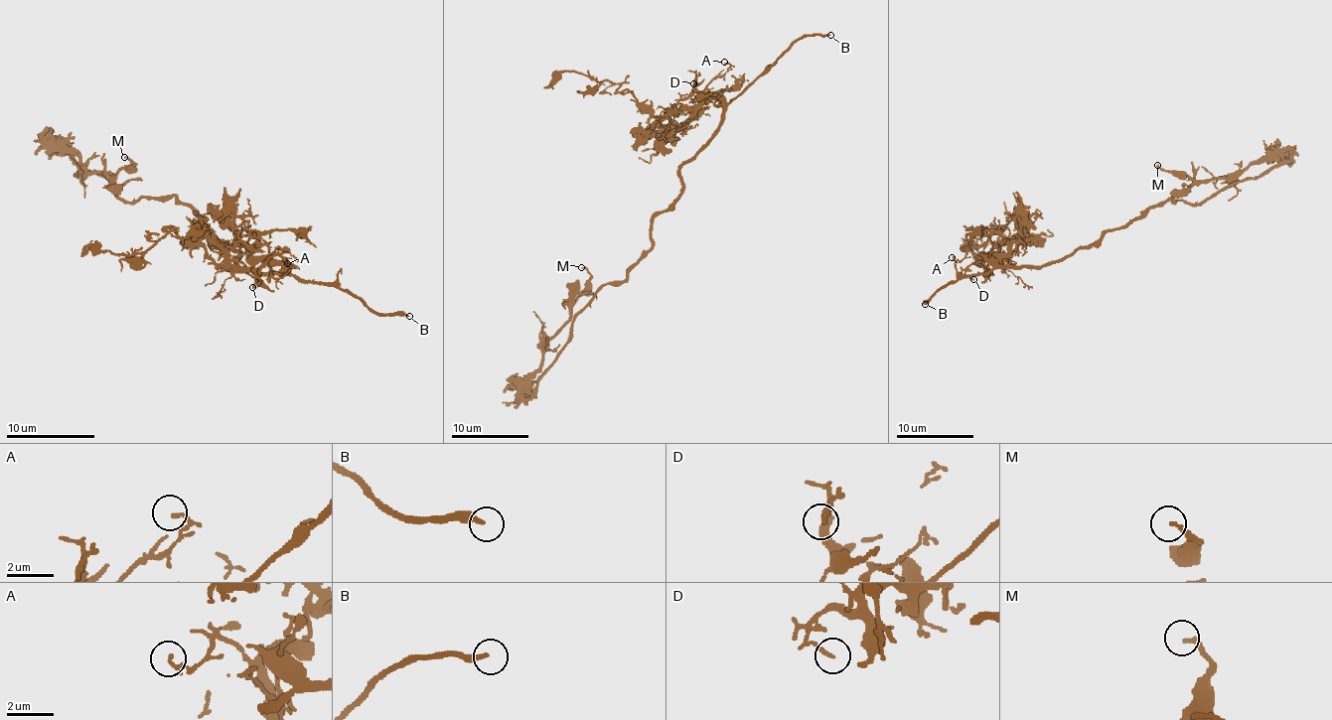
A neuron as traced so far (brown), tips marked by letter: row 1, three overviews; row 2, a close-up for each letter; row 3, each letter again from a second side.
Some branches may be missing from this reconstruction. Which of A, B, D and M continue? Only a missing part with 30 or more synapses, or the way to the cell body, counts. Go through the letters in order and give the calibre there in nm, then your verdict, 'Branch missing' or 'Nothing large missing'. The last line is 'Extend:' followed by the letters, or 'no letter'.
A: Thickness 100 nm. Nothing large missing
B: Thickness 200 nm. Branch missing
D: Thickness 160 nm. Nothing large missing
M: Thickness 180 nm. Nothing large missing
Extend: B

